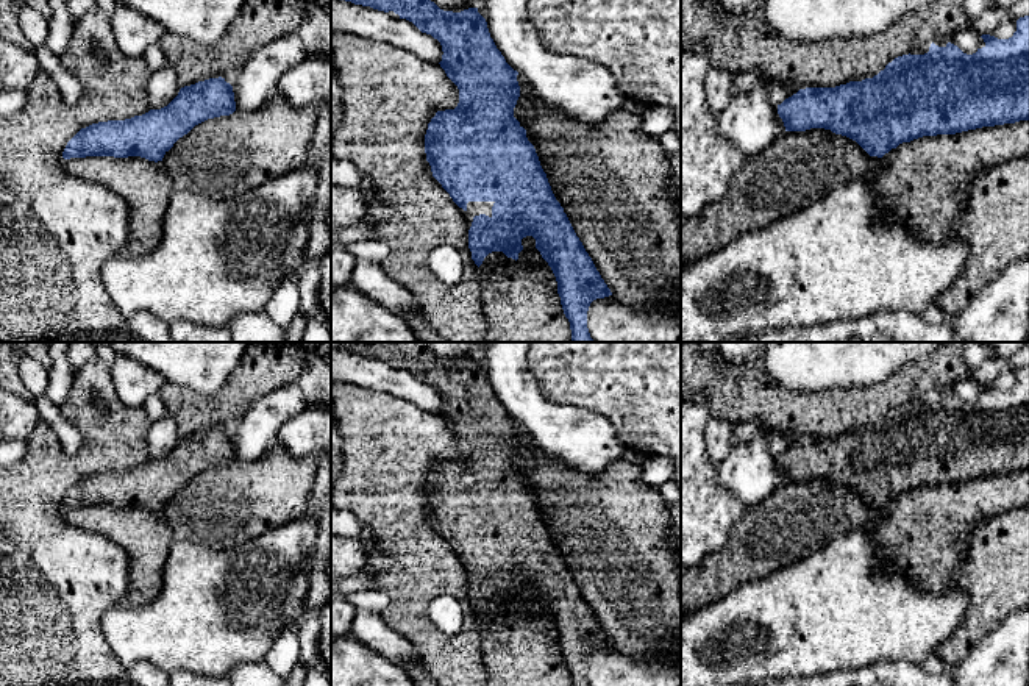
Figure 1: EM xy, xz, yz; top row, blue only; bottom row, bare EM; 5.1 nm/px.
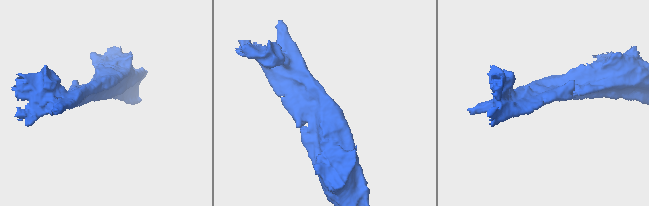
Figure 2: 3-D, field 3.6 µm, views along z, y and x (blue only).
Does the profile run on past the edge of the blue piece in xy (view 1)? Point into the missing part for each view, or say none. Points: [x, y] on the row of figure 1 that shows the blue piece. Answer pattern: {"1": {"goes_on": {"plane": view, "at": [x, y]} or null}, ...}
{"1": {"goes_on": null}}

